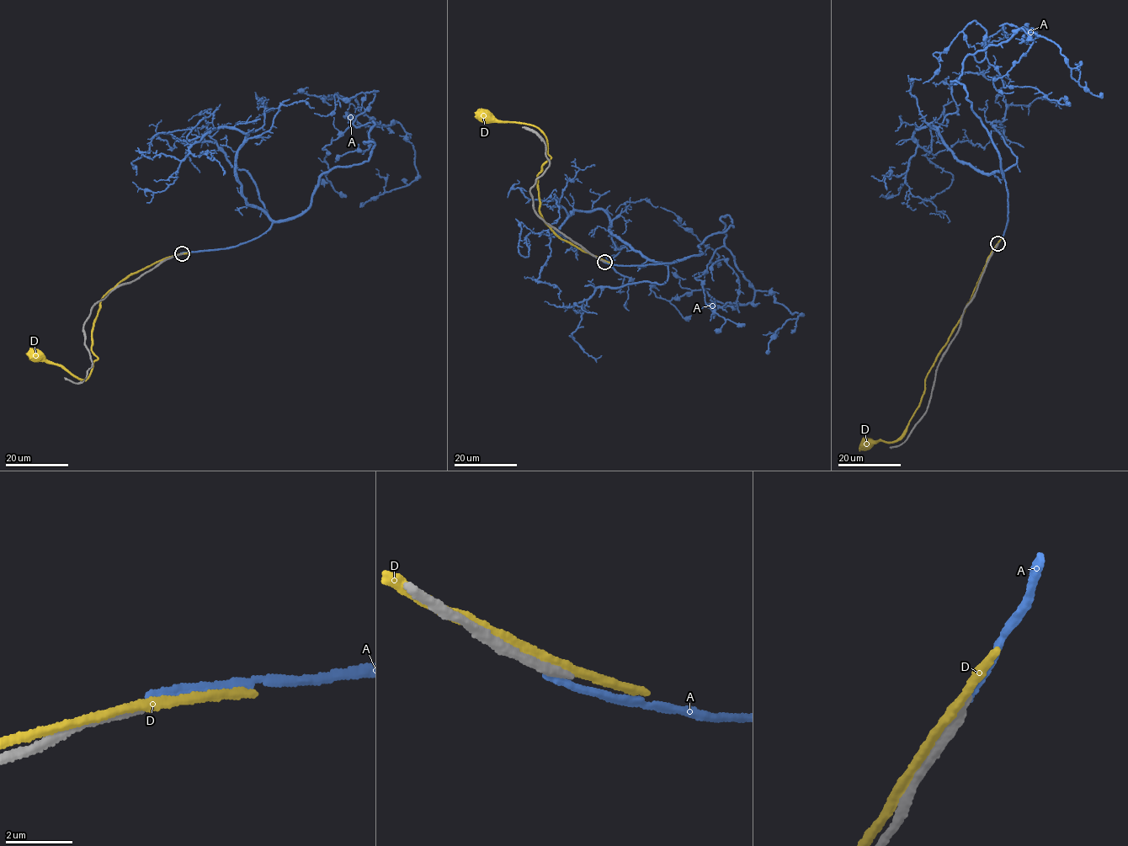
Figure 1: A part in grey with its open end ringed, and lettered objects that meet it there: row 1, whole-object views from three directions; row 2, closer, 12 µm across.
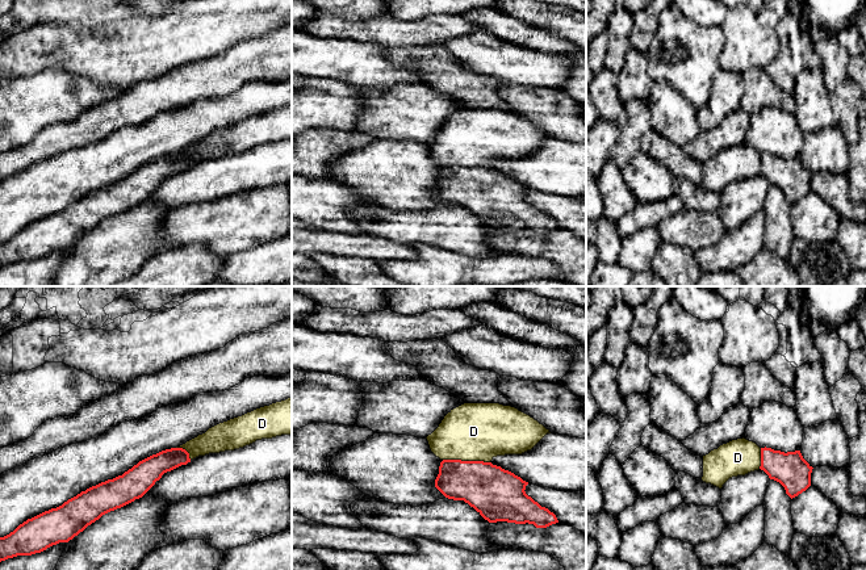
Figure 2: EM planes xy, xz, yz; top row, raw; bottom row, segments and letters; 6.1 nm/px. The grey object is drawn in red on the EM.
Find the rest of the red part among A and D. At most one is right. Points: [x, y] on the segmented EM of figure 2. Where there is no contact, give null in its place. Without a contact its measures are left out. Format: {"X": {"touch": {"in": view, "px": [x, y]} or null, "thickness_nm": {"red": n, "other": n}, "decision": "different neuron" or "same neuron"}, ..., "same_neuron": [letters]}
{"A": {"touch": null, "decision": "different neuron"}, "D": {"touch": {"in": "xz", "px": [467, 461]}, "thickness_nm": {"red": 300, "other": 360}, "decision": "different neuron"}, "same_neuron": []}

